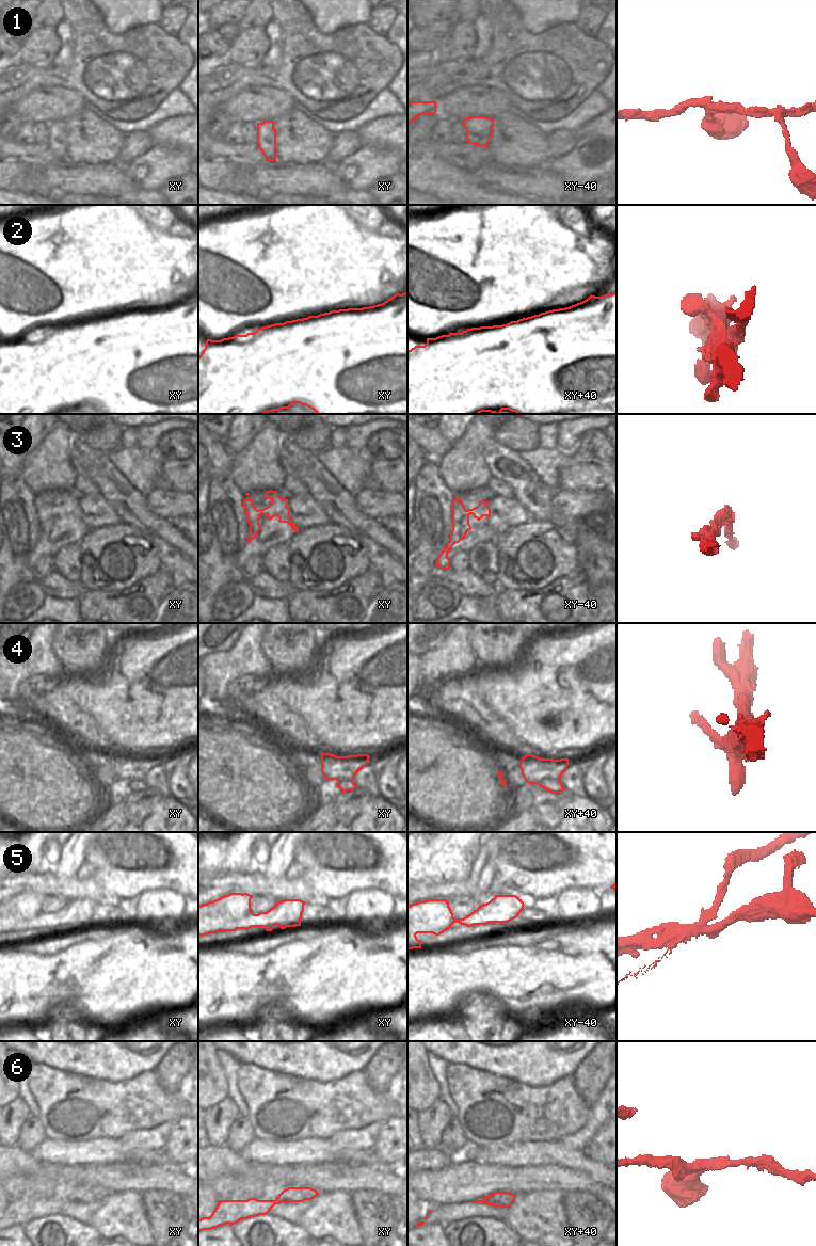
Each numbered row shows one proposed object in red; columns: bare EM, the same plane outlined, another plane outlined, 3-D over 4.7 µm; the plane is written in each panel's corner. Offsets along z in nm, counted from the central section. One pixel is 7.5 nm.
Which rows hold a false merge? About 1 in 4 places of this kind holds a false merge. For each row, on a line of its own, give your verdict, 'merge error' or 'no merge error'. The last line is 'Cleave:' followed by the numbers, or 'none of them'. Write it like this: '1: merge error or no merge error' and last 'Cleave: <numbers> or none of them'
1: no merge error
2: merge error
3: no merge error
4: merge error
5: merge error
6: no merge error
Cleave: 2, 4, 5

